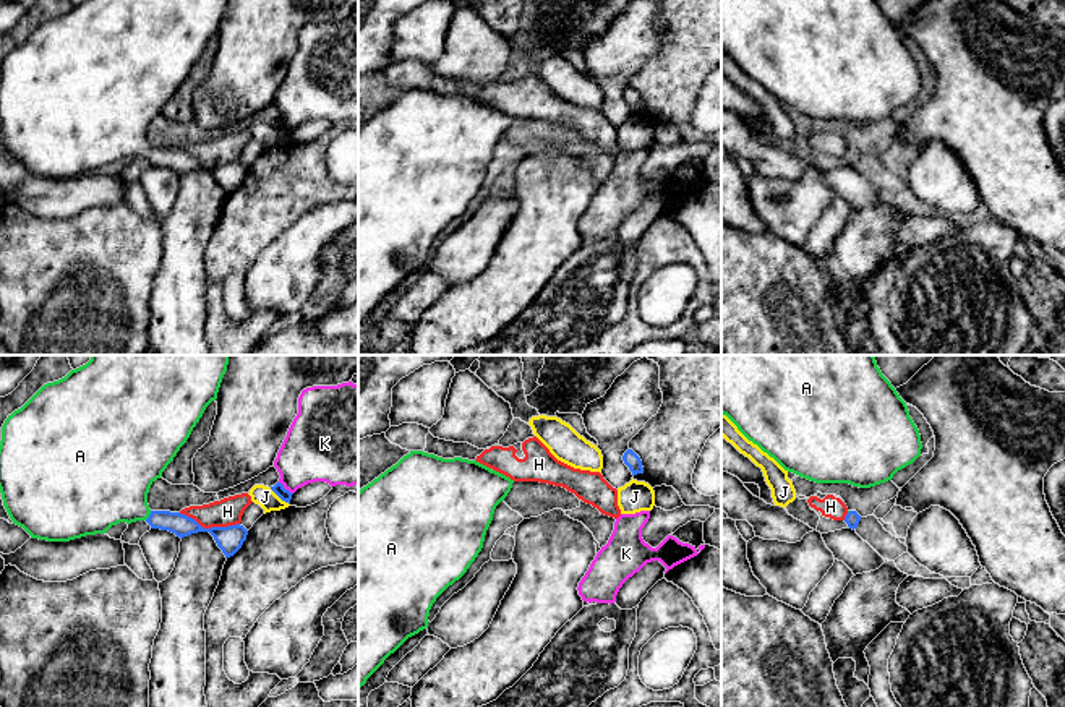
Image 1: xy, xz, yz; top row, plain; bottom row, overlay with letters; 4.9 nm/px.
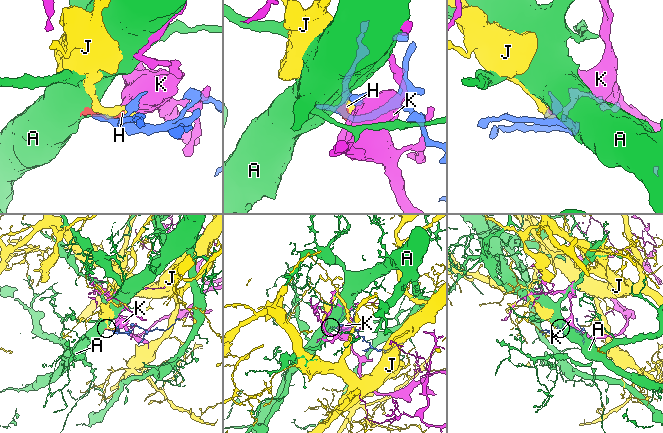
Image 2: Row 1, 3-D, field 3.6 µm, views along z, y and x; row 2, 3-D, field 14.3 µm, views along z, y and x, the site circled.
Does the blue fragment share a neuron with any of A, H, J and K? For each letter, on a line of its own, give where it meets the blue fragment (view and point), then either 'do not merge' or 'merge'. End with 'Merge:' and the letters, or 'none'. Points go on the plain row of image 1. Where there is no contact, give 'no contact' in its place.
A: xy (149, 153) | merge
H: xy (211, 164) | do not merge
J: xy (279, 133) | do not merge
K: xy (284, 125) | do not merge
Merge: A

